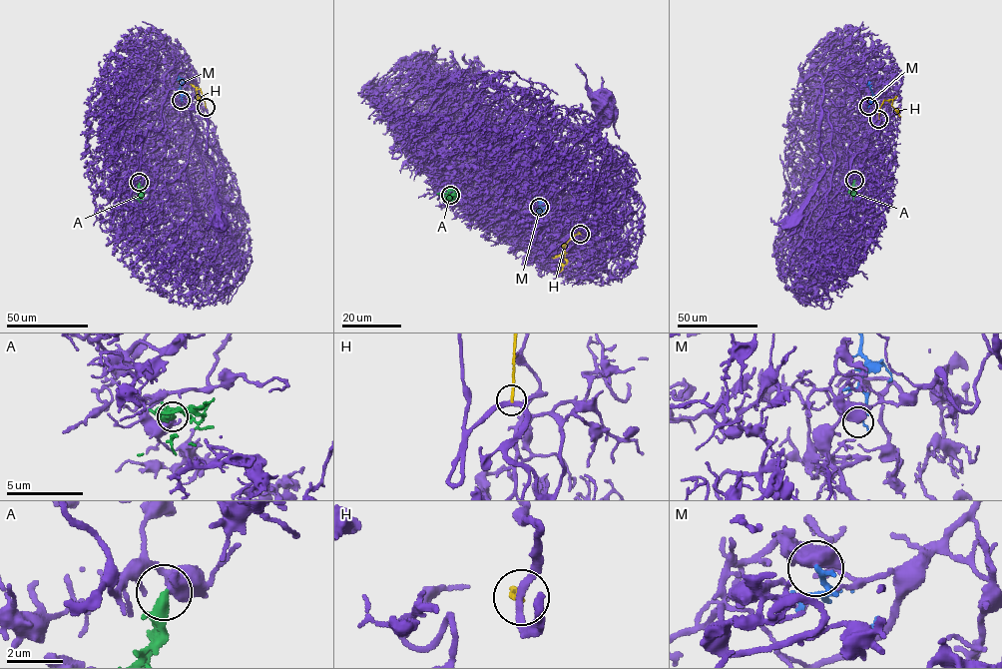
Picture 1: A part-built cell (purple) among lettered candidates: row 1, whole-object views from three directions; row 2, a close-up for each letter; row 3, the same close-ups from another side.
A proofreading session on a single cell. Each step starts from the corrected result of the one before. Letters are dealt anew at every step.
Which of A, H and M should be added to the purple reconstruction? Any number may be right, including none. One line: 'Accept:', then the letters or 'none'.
Accept: A

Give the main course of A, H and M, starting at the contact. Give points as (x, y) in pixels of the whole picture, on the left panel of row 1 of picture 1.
A: (139, 182), (138, 188), (143, 193), (137, 198), (141, 203)
H: (206, 107), (204, 96), (197, 88), (200, 99), (196, 103)
M: (181, 101), (182, 82), (179, 76)

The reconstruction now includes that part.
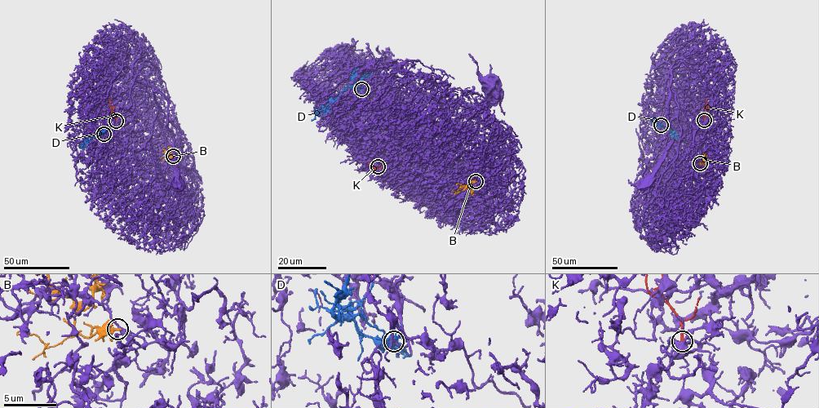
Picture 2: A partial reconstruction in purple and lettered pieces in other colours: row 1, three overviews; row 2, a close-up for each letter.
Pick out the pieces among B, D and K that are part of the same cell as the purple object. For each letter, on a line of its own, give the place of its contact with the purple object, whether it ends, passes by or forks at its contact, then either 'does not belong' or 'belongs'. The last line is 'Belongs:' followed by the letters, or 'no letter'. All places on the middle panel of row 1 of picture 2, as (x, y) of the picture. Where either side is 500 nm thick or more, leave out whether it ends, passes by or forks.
B: contact (475, 181); it passes by; does not belong
D: contact (361, 89); it forks; belongs
K: contact (378, 166); it ends; does not belong
Belongs: D

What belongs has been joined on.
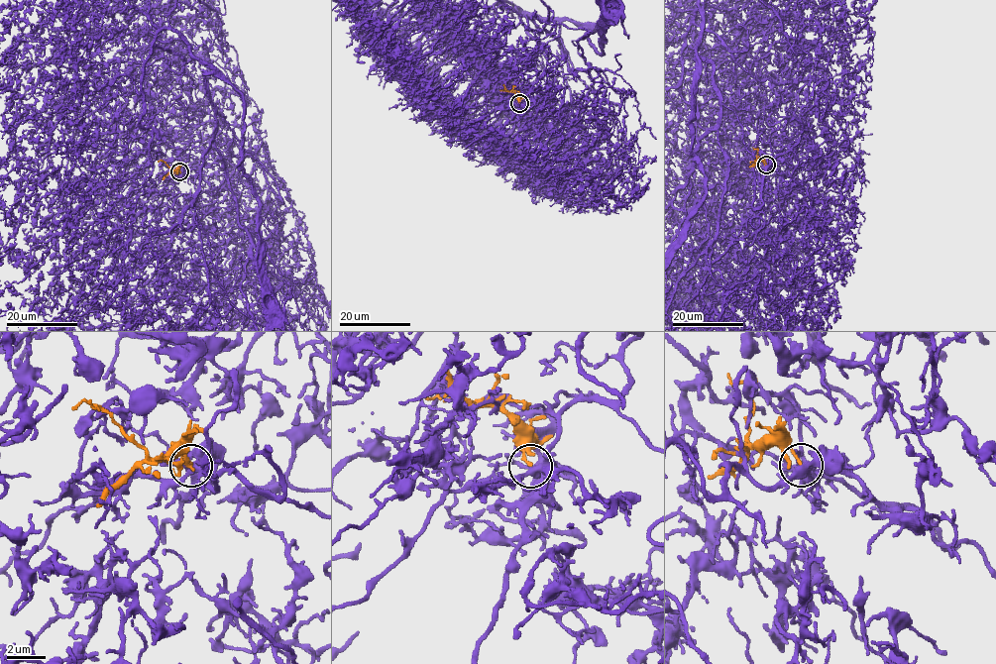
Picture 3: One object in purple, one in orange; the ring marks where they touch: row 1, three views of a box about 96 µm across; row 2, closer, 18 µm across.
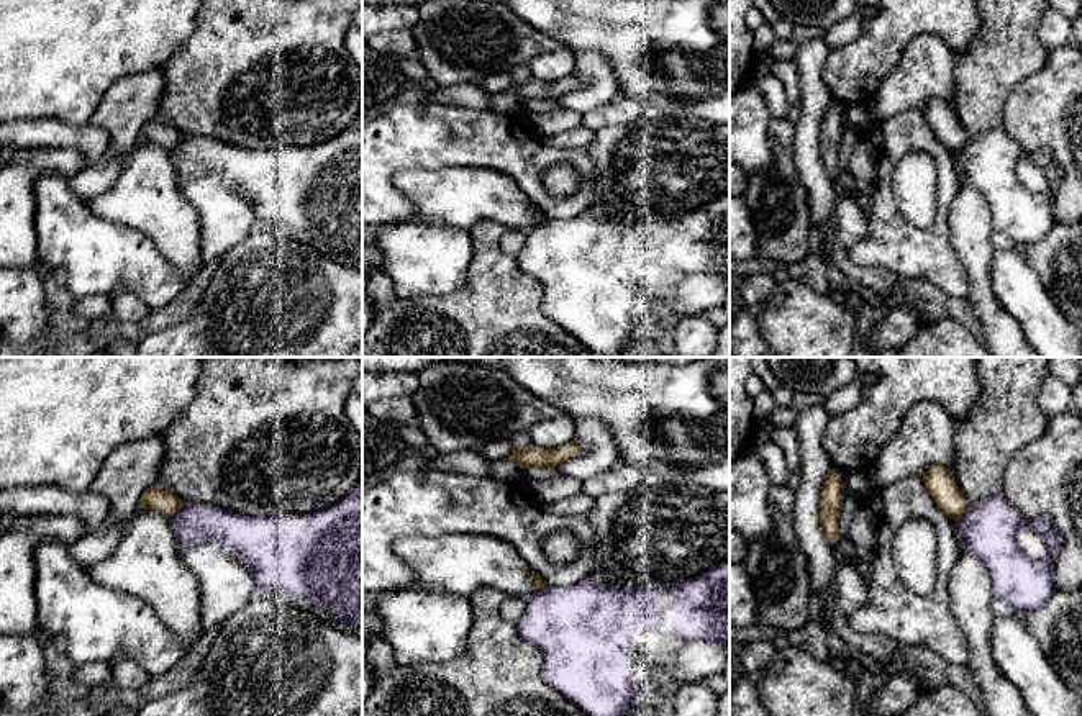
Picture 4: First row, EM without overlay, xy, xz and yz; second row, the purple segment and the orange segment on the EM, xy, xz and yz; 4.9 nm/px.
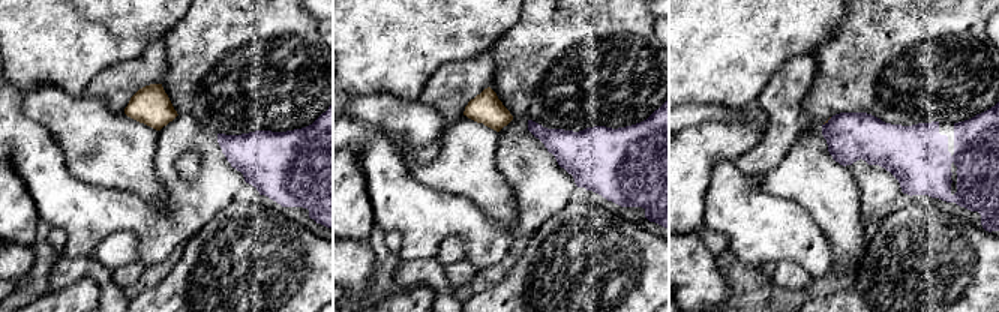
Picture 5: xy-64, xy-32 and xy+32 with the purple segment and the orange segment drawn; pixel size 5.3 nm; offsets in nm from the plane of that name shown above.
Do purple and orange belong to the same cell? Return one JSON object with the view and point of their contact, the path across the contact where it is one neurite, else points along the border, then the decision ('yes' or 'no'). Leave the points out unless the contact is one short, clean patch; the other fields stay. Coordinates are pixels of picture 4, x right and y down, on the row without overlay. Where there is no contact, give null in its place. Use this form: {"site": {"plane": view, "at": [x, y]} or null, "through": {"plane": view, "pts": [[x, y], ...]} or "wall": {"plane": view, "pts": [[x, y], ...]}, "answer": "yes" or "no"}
{"site": {"plane": "xy", "at": [179, 143]}, "wall": {"plane": "xy", "pts": [[186, 135], [171, 151]]}, "answer": "no"}

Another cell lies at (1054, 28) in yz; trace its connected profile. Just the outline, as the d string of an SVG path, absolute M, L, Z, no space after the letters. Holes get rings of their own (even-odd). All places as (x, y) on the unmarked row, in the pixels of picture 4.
M1048 8L1038 28L1039 41L1048 49L1056 49L1067 44L1072 21L1054 8Z

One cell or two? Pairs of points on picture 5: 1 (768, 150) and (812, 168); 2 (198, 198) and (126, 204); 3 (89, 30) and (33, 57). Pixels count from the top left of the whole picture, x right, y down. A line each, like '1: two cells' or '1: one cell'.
1: two cells
2: one cell
3: one cell

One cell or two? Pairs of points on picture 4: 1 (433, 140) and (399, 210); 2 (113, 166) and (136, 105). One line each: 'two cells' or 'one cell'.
1: one cell
2: one cell

